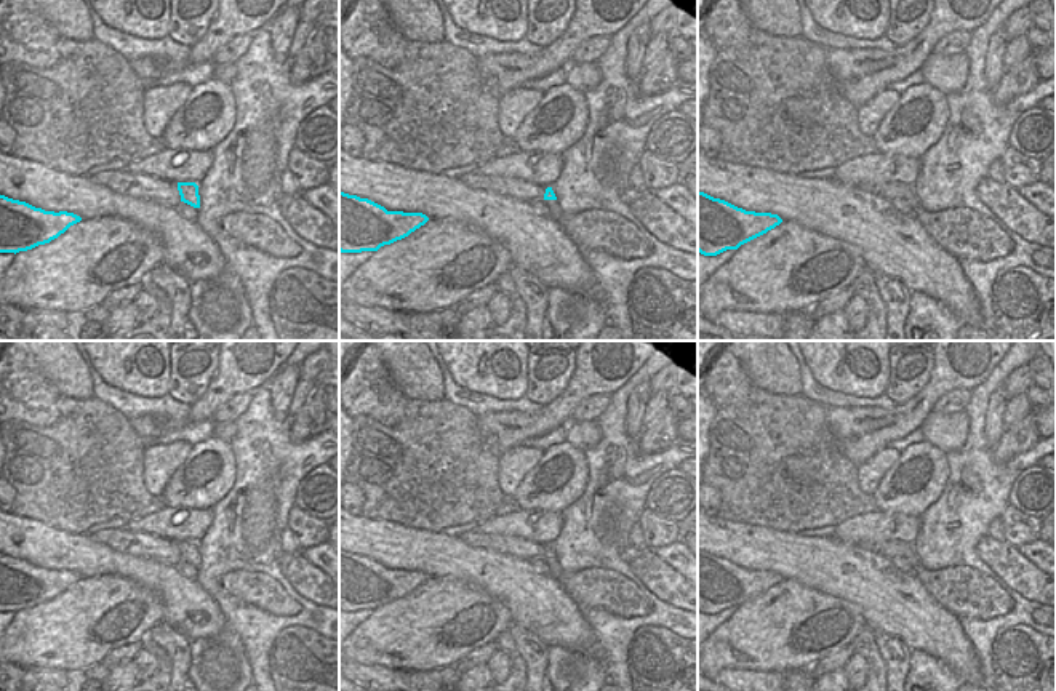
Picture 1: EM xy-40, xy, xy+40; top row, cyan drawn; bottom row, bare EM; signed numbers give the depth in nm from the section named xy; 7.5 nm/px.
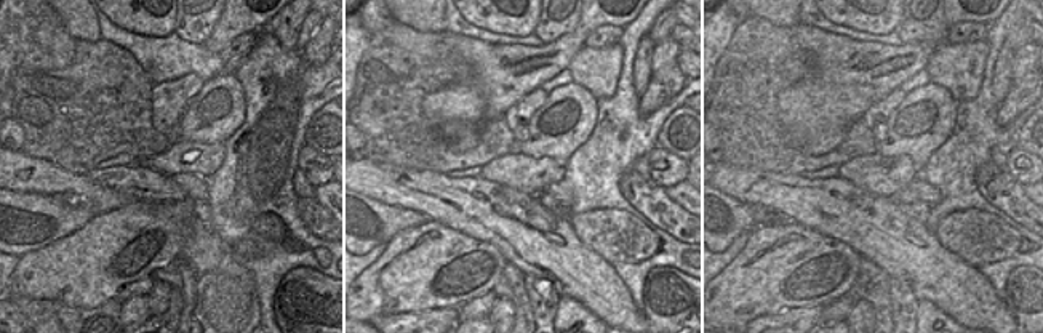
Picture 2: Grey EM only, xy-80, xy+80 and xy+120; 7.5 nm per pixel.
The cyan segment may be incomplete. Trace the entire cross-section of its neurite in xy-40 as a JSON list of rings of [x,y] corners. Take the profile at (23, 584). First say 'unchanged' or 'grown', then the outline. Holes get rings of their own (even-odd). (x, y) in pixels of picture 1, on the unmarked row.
unchanged; [[[0,553],[0,611],[19,611],[50,601],[82,576],[67,569],[45,569]]]

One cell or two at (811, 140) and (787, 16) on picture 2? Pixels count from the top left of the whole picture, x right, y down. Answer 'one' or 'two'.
two

